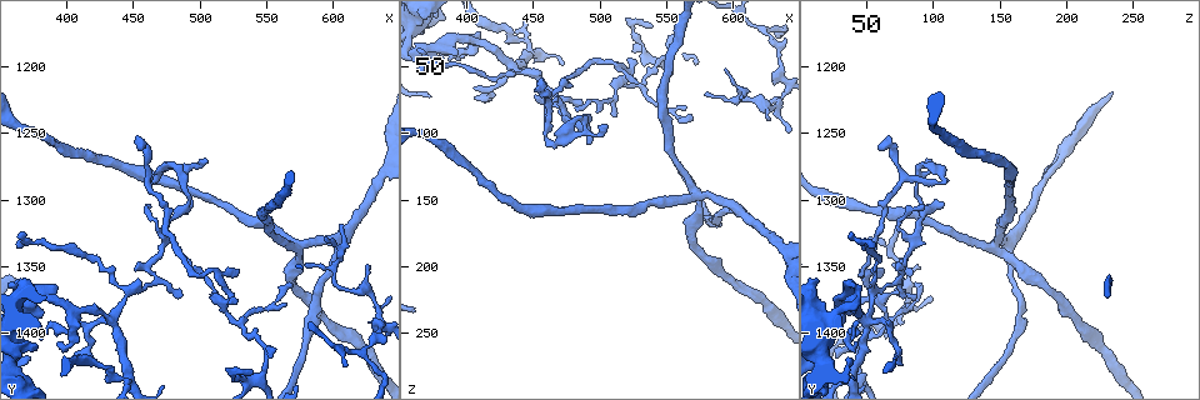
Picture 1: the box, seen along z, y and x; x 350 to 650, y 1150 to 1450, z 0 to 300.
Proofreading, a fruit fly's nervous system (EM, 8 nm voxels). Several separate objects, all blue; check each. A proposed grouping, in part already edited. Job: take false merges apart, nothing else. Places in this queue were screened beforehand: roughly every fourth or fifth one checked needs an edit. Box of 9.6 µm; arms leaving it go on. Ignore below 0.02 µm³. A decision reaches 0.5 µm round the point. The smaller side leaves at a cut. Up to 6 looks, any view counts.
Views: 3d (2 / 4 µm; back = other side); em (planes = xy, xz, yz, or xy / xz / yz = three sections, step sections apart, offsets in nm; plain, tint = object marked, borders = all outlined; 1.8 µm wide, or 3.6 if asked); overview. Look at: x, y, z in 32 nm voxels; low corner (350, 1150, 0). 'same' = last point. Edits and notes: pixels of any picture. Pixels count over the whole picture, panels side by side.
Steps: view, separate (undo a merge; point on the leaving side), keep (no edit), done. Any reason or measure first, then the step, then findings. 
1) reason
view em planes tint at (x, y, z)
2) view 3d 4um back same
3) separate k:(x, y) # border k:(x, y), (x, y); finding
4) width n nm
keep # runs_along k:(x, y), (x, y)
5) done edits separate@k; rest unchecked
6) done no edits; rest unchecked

abrupt turn
view em 3.6um xz step 8 tint at (468, 1286, 108)

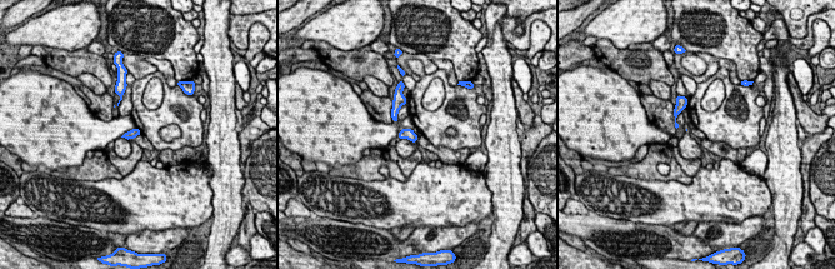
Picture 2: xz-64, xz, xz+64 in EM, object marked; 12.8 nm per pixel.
another direction
view em 3.6um planes tint same

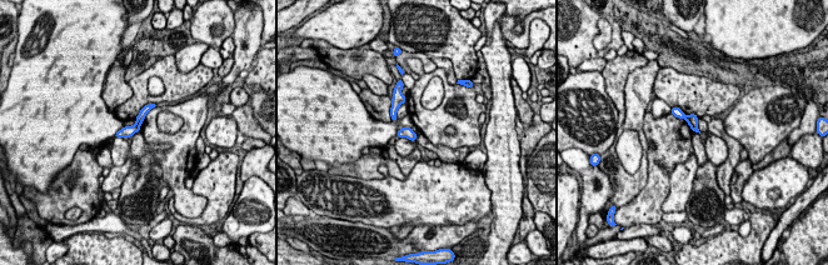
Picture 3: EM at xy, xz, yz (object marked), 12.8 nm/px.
width 130 nm
keep # runs_along 3:(149, 106), (131, 130), (119, 134); continuous, no second cell

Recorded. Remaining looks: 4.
abrupt turn
view 3d 2um at (574, 1332, 148)

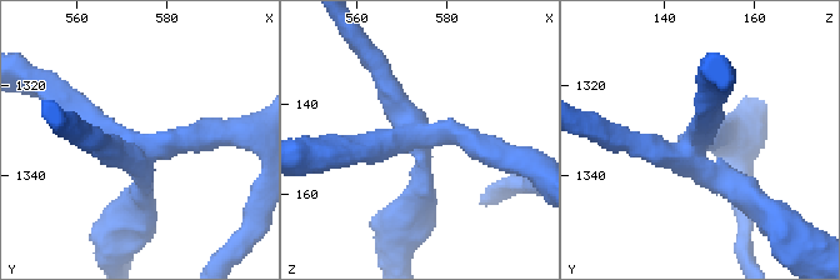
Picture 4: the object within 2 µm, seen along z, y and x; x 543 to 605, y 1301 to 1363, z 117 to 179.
view em planes tint at (573, 1334, 146)

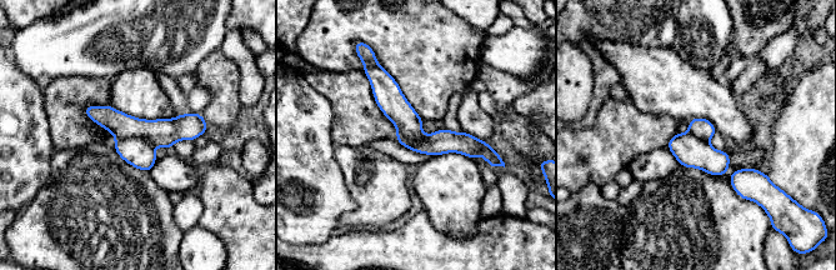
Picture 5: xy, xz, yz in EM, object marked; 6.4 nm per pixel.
separate 5:(139, 153) # border 5:(116, 138), (143, 138), (151, 145); two cells meet here

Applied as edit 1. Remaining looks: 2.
a narrow waist
view 3d 2um at (636, 1400, 40)

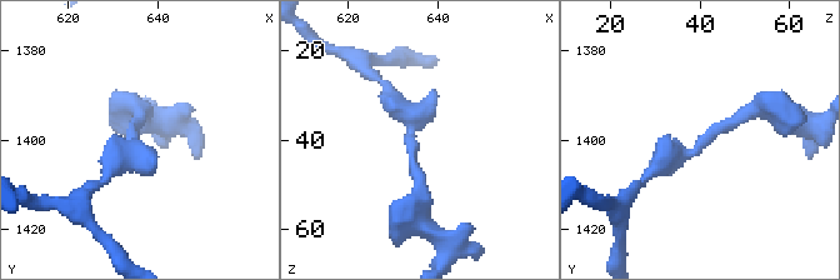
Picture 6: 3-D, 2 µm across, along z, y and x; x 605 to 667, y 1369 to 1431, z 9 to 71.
need the tissue
view em planes tint at (635, 1399, 43)

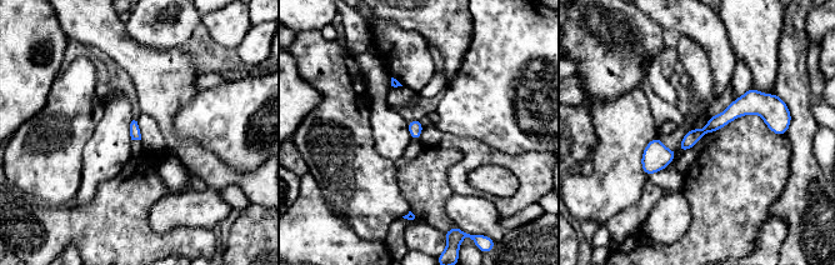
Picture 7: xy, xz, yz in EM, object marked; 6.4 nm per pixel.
keep # runs_along 7:(773, 121), (738, 108), (646, 170); one cell here

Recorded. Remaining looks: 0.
done edits separate@5; rest unchecked

